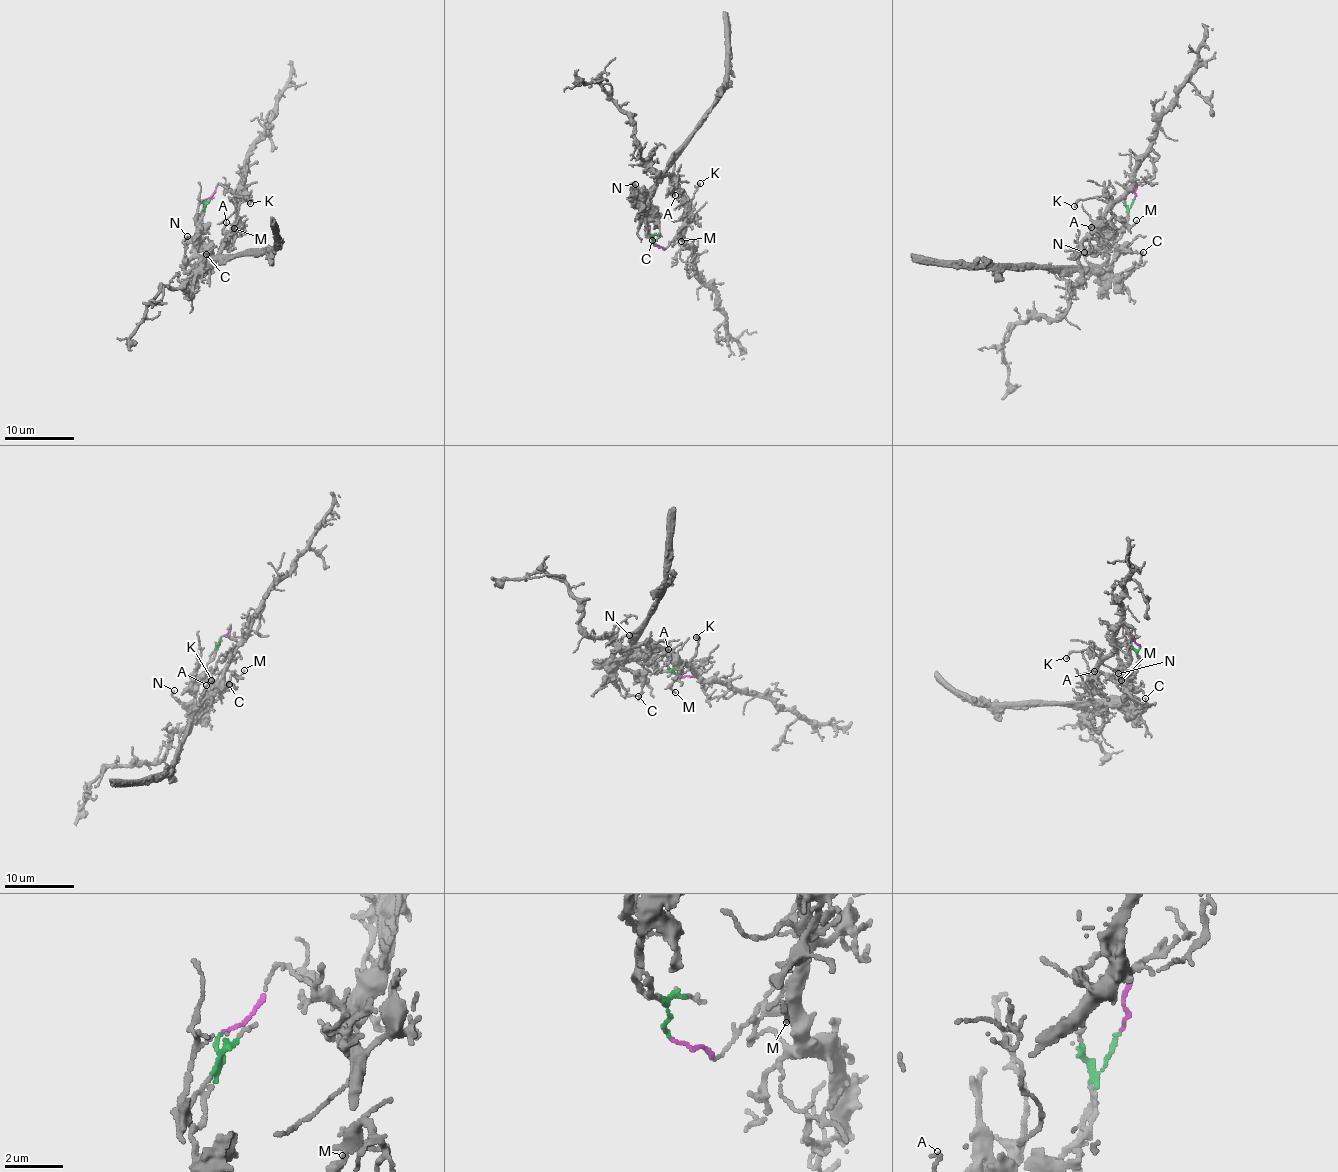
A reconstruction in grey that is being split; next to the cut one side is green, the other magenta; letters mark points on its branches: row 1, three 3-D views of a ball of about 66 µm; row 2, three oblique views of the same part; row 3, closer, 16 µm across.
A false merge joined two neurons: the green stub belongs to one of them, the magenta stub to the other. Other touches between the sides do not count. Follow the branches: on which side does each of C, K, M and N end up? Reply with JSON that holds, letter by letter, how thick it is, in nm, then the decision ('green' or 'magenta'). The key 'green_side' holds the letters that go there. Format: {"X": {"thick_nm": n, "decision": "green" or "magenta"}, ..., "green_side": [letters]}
{"C": {"thick_nm": 60, "decision": "green"}, "K": {"thick_nm": 90, "decision": "magenta"}, "M": {"thick_nm": 100, "decision": "magenta"}, "N": {"thick_nm": 90, "decision": "green"}, "green_side": ["C", "N"]}

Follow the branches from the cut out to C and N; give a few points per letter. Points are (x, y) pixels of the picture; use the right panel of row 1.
C: (1133, 200), (1127, 223), (1116, 234), (1115, 244), (1108, 251), (1108, 275), (1120, 275), (1132, 269), (1142, 252)
N: (1133, 200), (1128, 219), (1116, 234), (1115, 244), (1109, 249), (1104, 270), (1096, 269), (1084, 257), (1084, 252)

